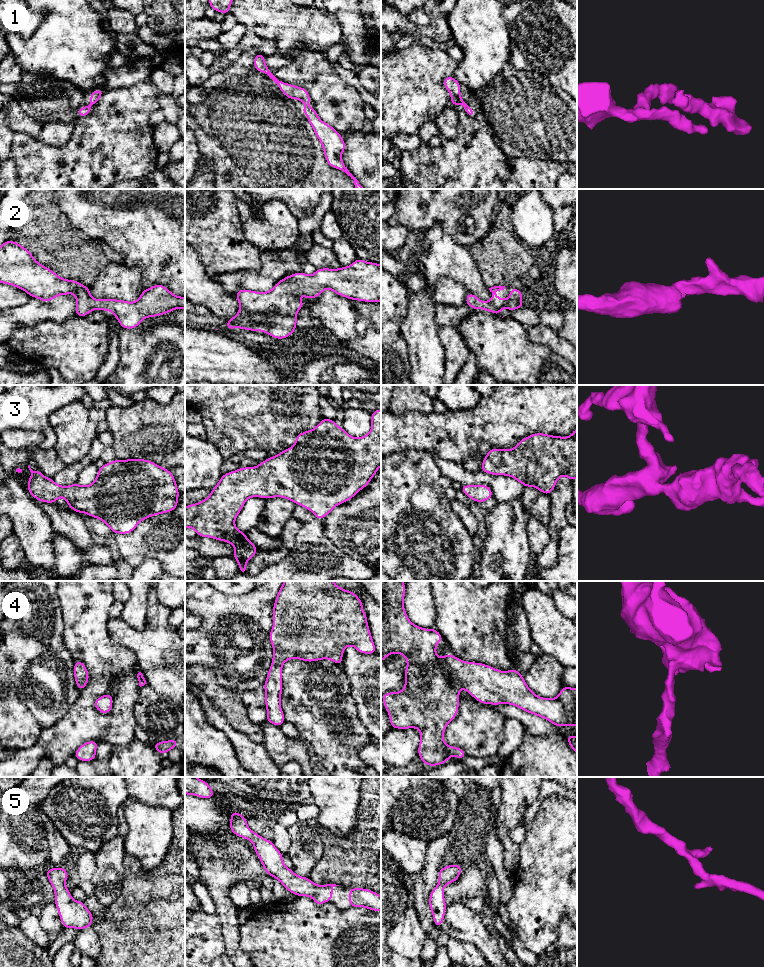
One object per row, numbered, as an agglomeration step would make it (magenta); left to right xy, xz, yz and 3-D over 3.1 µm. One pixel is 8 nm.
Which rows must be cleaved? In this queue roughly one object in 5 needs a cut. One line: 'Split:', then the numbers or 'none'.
Split: none

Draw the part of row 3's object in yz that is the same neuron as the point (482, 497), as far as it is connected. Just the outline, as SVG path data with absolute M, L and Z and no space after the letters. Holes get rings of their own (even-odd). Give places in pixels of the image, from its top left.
M462 485L461 491L468 496L471 500L477 503L484 502L493 497L491 488L487 485Z

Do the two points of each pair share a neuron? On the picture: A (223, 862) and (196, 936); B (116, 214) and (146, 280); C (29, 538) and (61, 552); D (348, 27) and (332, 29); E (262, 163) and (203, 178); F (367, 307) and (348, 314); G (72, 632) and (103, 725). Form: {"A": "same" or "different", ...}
{"A": "different", "B": "same", "C": "different", "D": "different", "E": "different", "F": "different", "G": "same"}

